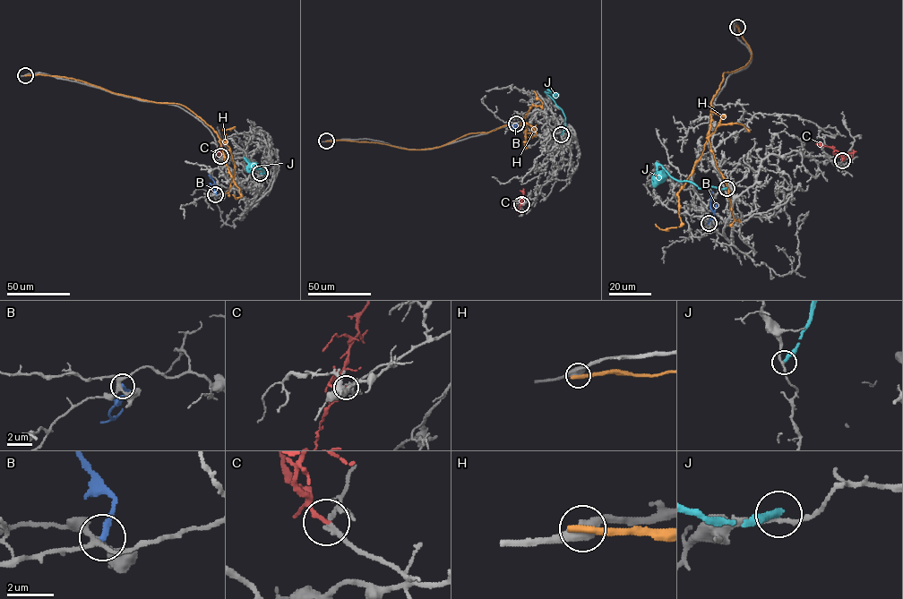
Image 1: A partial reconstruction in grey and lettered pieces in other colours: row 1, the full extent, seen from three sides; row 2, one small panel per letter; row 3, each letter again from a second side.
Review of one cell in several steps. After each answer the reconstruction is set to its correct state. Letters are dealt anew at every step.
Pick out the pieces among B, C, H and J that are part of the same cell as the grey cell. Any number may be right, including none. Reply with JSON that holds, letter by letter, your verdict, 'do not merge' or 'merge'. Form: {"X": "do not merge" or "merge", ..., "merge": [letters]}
{"B": "do not merge", "C": "merge", "H": "do not merge", "J": "do not merge", "merge": ["C"]}

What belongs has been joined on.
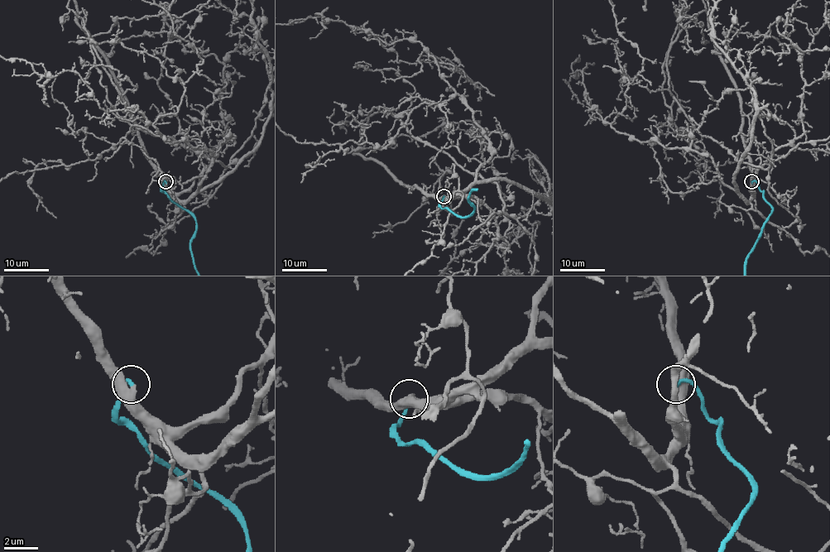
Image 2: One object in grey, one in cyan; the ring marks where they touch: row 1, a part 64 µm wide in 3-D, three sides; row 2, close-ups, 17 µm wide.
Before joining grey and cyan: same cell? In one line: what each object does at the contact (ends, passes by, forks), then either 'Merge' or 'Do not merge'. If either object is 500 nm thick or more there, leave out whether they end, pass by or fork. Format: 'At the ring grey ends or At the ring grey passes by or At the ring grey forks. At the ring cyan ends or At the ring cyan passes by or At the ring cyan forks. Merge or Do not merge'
At the ring grey passes by. At the ring cyan ends. Merge

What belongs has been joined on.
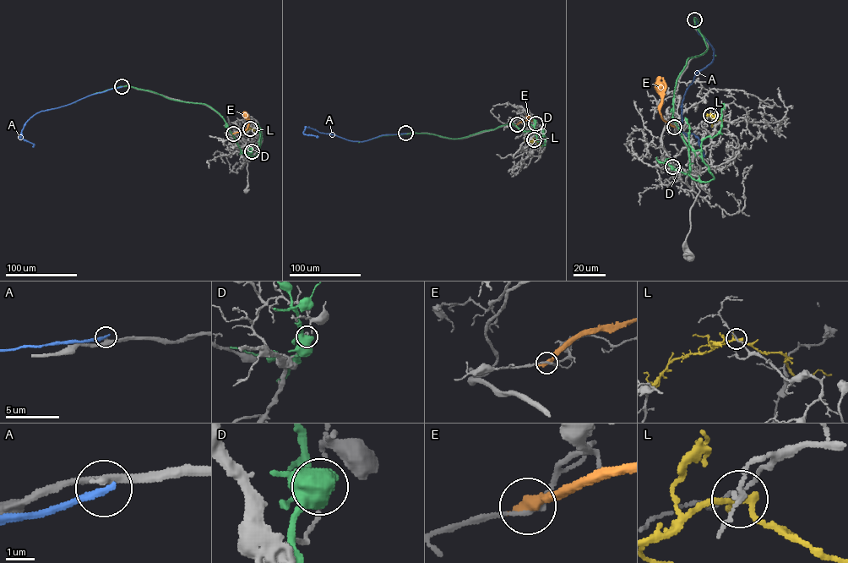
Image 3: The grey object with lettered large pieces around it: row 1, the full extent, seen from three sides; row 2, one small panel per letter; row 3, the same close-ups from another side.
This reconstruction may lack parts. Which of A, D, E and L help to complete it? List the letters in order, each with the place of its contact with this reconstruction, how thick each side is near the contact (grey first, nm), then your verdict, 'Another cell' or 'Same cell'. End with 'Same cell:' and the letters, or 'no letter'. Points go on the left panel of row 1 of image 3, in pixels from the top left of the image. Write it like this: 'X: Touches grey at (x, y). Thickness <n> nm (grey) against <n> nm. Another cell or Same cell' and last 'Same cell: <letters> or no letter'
A: Touches grey at (122, 86). Thickness 300 nm (grey) against 280 nm. Another cell
D: Touches grey at (252, 151). Thickness 110 nm (grey) against 460 nm. Another cell
E: Touches grey at (233, 133). Thickness 180 nm (grey) against 440 nm. Another cell
L: Touches grey at (250, 128). Thickness 120 nm (grey) against 240 nm. Another cell
Same cell: no letter

